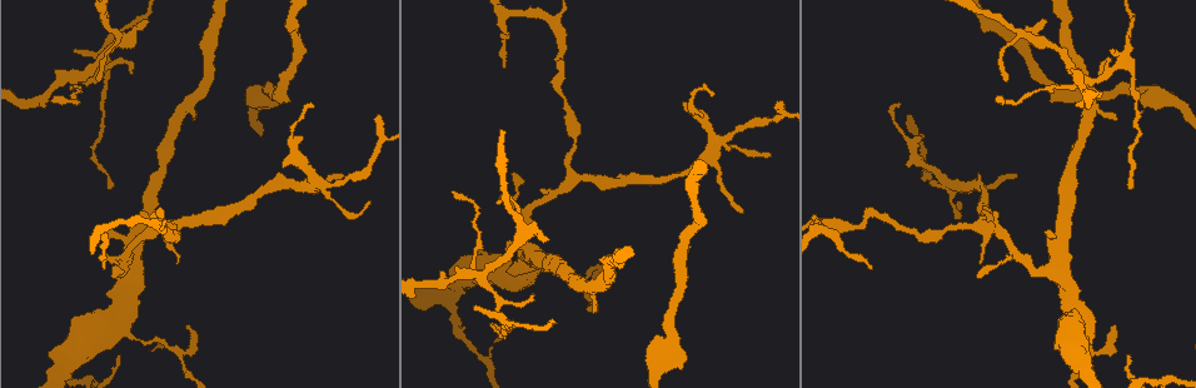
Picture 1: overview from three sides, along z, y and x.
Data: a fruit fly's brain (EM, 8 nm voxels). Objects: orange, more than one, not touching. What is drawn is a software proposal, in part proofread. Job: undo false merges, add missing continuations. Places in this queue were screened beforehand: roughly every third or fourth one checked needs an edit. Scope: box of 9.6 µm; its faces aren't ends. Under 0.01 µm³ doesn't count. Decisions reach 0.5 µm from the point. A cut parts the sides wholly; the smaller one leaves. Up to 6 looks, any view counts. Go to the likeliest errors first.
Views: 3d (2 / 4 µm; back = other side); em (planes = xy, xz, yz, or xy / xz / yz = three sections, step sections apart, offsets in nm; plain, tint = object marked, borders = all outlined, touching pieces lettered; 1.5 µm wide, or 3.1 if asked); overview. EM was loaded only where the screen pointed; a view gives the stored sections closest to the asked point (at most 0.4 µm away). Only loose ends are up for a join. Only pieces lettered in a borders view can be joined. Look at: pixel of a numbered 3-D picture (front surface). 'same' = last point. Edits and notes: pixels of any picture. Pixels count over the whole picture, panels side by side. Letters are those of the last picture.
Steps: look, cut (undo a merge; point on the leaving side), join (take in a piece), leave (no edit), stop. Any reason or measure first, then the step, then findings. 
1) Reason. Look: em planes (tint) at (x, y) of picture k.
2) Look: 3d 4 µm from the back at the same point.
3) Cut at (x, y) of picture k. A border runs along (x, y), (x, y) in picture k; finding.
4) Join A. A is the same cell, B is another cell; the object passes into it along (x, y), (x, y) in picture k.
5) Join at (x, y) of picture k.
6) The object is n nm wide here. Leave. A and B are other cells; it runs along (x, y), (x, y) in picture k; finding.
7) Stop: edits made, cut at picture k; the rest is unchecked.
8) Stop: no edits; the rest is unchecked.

Four arms meet. Look: 3d 2 µm at (485, 273) of picture 1.

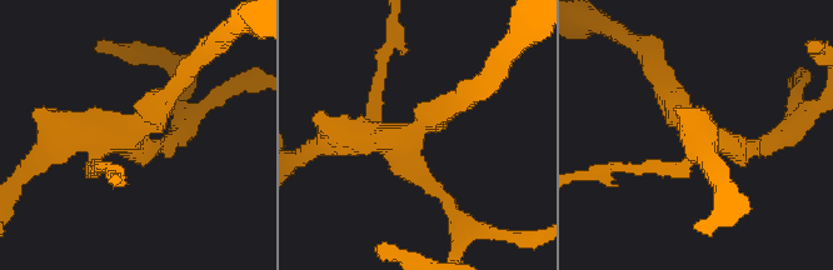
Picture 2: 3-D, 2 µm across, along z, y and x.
Need the tissue. Look: em yz step 4 (borders) at (128, 128) of picture 2.

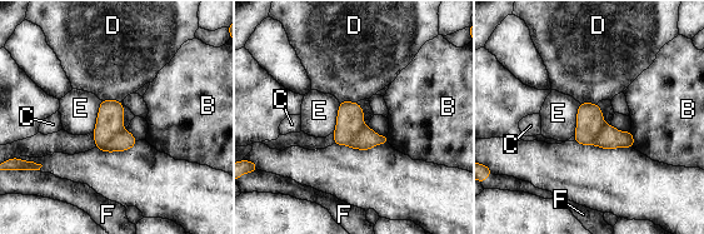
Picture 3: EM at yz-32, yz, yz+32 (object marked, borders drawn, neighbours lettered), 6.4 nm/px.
Cut it another way. Look: em planes (borders) at the same point.

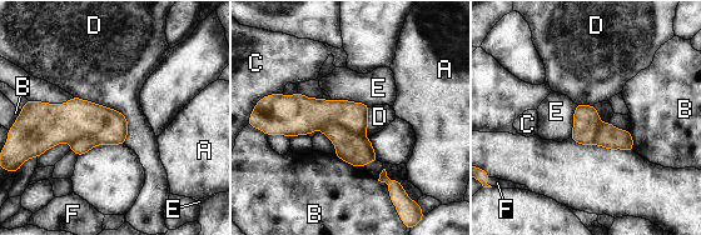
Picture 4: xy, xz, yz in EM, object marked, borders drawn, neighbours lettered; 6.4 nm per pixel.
4 arms meet here. Cut at (357, 150) of picture 4. A, B, C, D, E and F are other cells; a second cell is stuck on.

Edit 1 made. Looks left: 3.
Thin end. Look: 3d 2 µm at (547, 239) of picture 1.

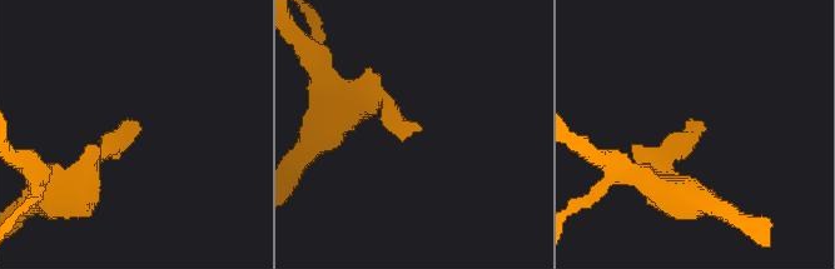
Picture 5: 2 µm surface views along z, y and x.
Look: em planes (borders) at (695, 127) of picture 5.

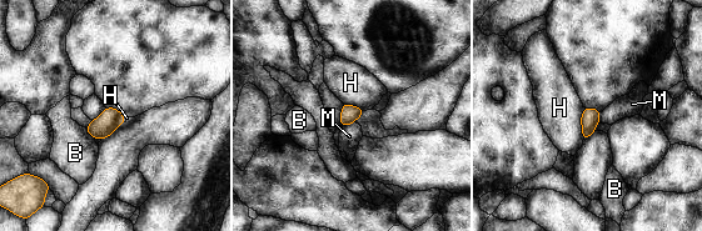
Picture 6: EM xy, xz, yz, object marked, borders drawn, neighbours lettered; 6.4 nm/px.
Leave. B, H and M are other cells; a border runs along (354, 121), (342, 127) in picture 6; no lettered piece goes on from it.

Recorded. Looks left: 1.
Stop: edits made, cut at picture 4; the rest is unchecked.

